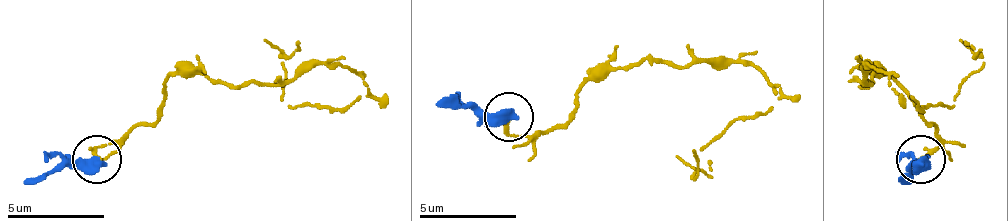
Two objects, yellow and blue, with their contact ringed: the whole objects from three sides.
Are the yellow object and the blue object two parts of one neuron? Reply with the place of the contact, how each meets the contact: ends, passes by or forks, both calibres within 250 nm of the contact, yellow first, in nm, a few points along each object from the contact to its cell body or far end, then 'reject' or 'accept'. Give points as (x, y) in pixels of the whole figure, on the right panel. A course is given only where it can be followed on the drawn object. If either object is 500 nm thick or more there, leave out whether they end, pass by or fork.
at (920, 159); 180 nm thick on the yellow side, 650 nm on the other; yellow runs (919, 160), (934, 126), (885, 73), (866, 87), (866, 63), (948, 107), (982, 63), (958, 39); blue runs (919, 160), (909, 170), (909, 184); reject

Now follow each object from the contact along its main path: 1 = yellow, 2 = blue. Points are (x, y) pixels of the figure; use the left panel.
1: (100, 160), (148, 126), (178, 73), (236, 87), (338, 63), (367, 97), (289, 107), (265, 39)
2: (95, 160), (66, 160), (56, 170), (22, 184)

